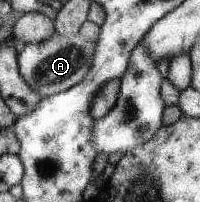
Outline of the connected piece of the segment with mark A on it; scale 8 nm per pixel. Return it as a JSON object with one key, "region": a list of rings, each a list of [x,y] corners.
{"region":[[[56,32],[50,39],[37,44],[22,45],[19,50],[19,68],[25,82],[42,98],[74,87],[87,77],[95,61],[97,43],[77,33],[63,36]]]}

